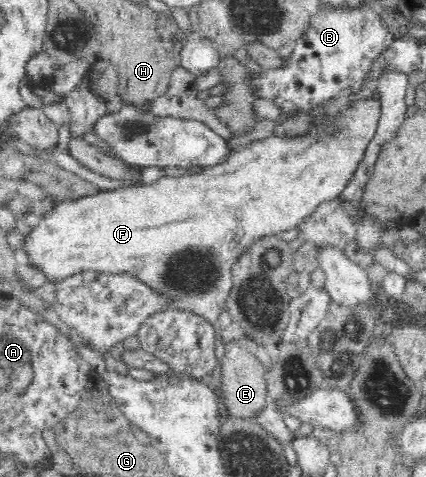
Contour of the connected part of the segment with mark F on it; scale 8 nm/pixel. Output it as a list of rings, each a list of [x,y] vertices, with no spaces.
[[[375,93],[373,98],[350,101],[337,120],[343,128],[339,137],[272,135],[249,143],[245,149],[234,151],[223,163],[197,174],[186,173],[178,178],[163,175],[149,185],[99,191],[92,196],[59,202],[53,212],[43,217],[25,236],[23,249],[31,265],[53,283],[81,270],[135,274],[145,284],[171,296],[174,309],[191,310],[209,320],[217,331],[215,355],[217,363],[221,363],[225,346],[219,316],[232,284],[233,262],[255,240],[289,231],[311,215],[318,203],[339,197],[376,132],[380,116],[377,97]]]

